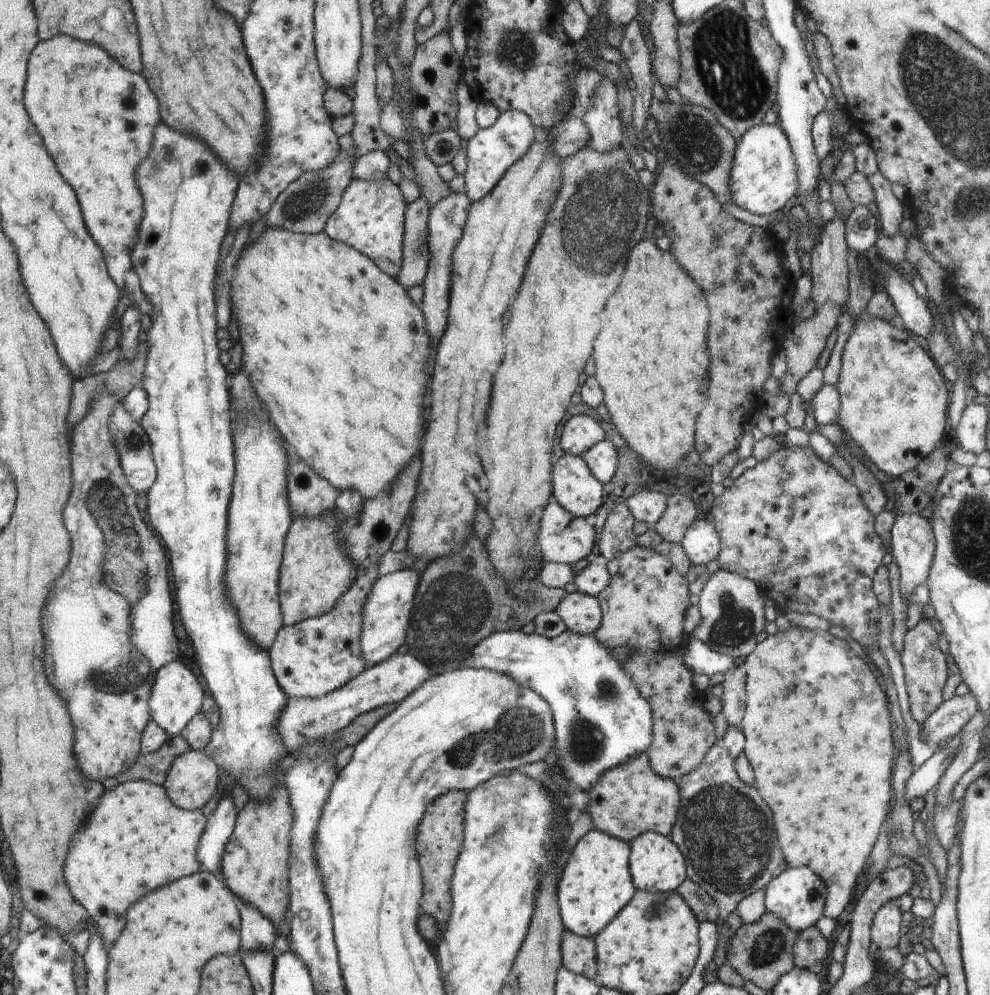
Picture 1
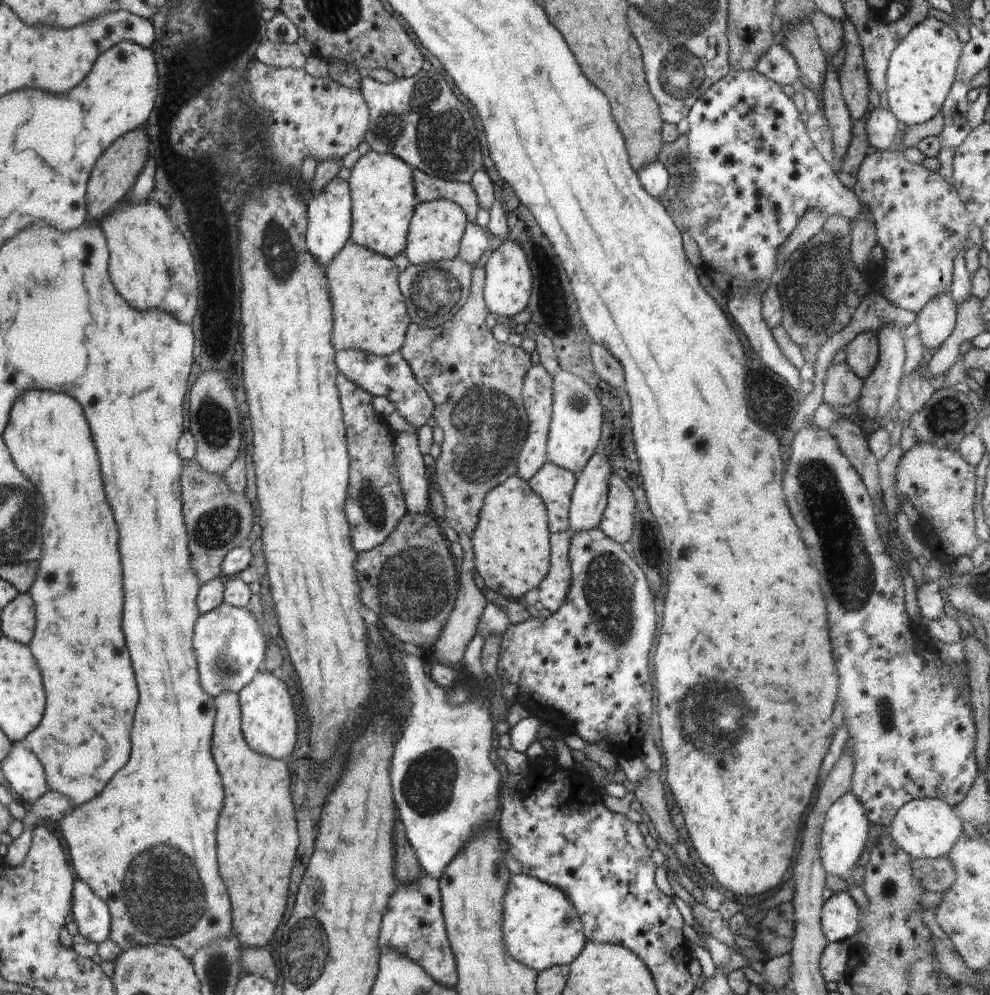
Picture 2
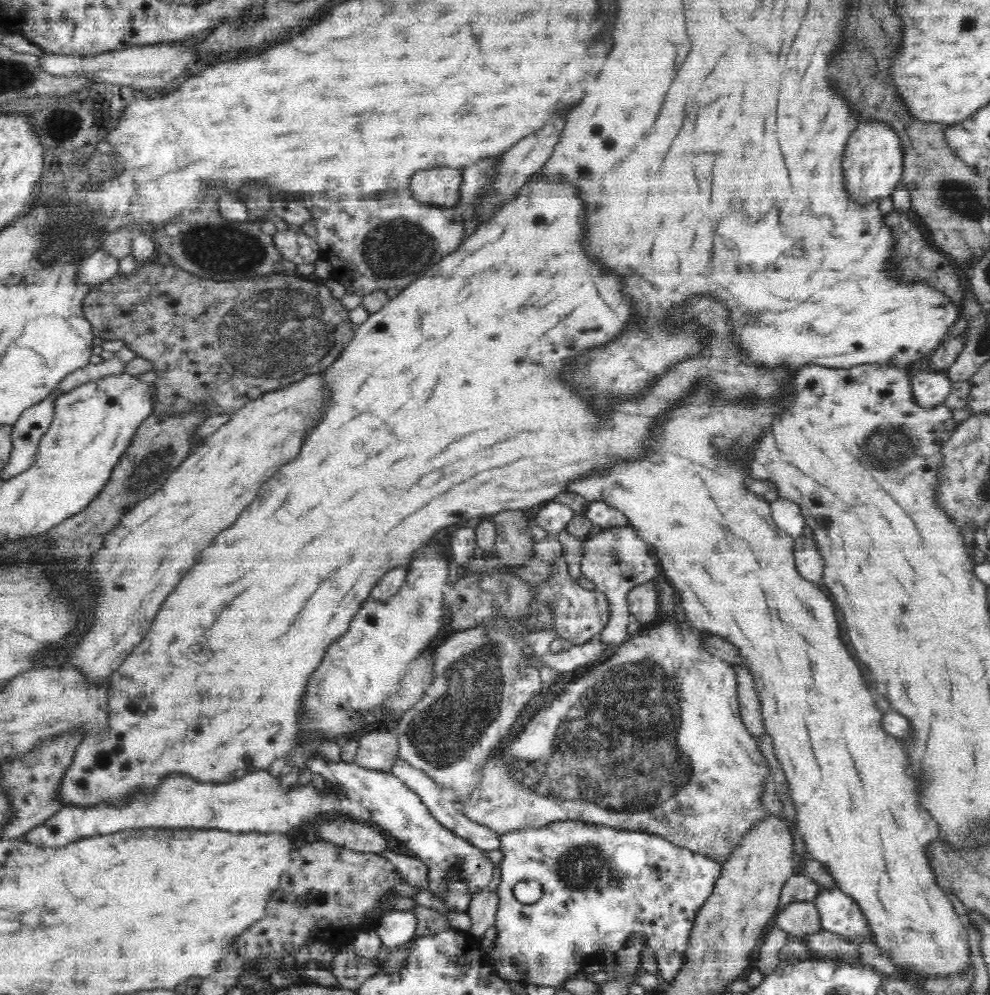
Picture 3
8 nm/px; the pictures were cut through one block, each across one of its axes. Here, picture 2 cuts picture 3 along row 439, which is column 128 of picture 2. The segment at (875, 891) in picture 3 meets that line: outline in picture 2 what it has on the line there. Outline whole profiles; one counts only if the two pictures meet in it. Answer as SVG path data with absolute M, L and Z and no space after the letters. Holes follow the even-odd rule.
M30 388L14 406L12 412L12 422L8 426L6 434L3 434L4 440L11 448L12 454L16 456L16 464L20 464L20 470L34 482L38 484L42 496L48 502L48 520L44 526L44 556L40 560L42 568L38 574L38 580L32 588L32 598L36 602L38 612L38 632L36 632L36 640L32 642L31 648L34 648L36 660L40 662L40 668L44 672L44 680L46 680L46 688L48 688L48 716L44 718L44 724L37 728L27 738L27 743L36 756L42 760L46 770L48 782L52 791L58 791L68 796L76 807L83 806L96 796L102 795L102 792L107 788L112 780L104 780L104 764L108 766L108 762L116 760L120 762L118 768L124 768L130 762L132 756L132 730L134 730L134 718L138 712L138 704L140 704L140 688L138 688L138 678L134 672L134 664L132 664L132 654L126 648L126 634L124 634L124 602L126 602L126 592L124 592L124 564L122 564L122 554L120 554L120 530L118 530L118 522L114 518L114 510L108 504L106 498L106 490L104 490L104 480L102 480L102 464L100 464L100 456L98 456L98 448L96 442L92 440L92 428L88 424L88 418L84 414L82 404L68 396L68 394L52 394L48 390L38 390Z

